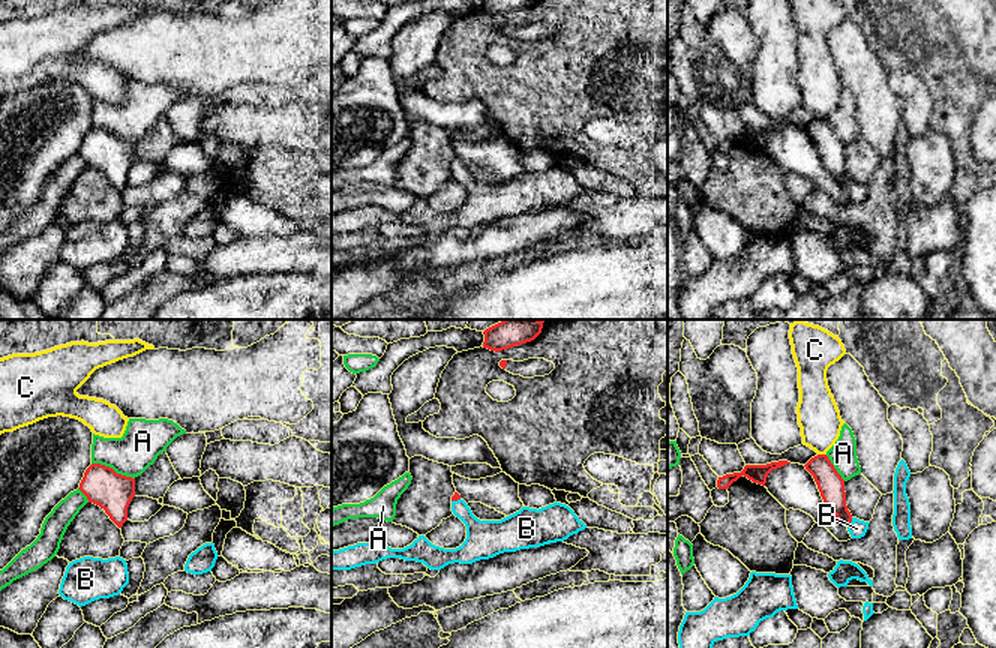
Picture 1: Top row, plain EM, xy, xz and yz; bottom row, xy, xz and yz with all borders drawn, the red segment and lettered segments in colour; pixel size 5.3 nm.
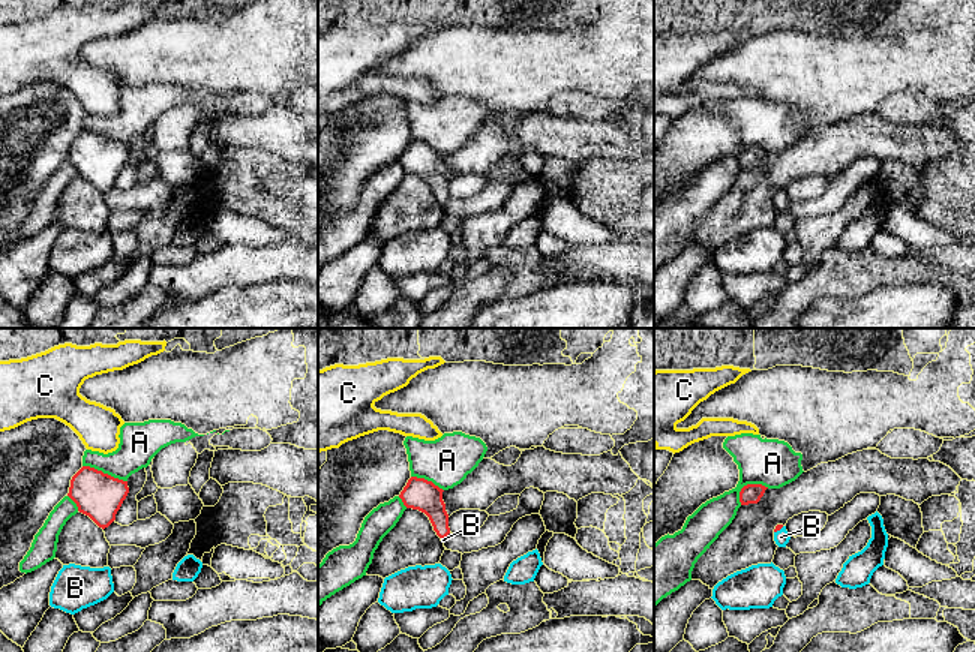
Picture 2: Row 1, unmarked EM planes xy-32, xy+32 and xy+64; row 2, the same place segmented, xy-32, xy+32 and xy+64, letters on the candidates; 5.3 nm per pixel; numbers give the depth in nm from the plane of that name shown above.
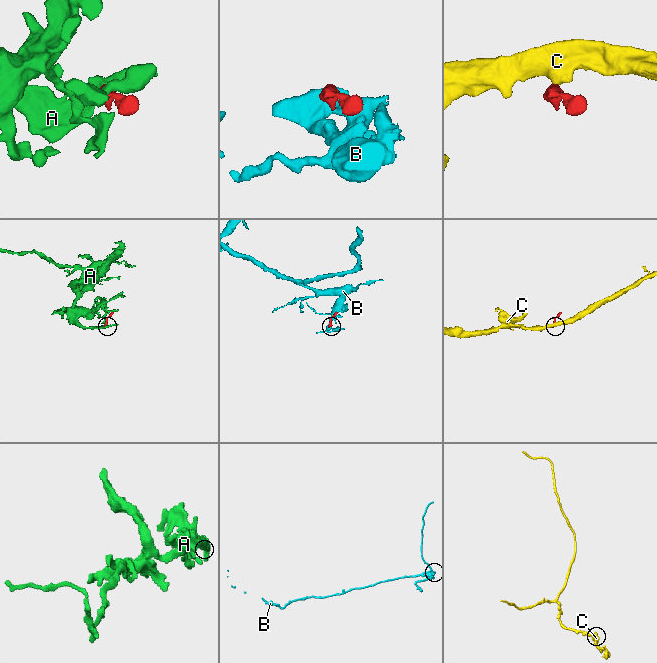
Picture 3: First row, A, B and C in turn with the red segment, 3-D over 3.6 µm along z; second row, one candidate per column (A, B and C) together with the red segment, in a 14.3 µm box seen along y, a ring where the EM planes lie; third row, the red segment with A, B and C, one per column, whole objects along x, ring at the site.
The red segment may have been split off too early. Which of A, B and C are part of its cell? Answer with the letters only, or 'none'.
B

